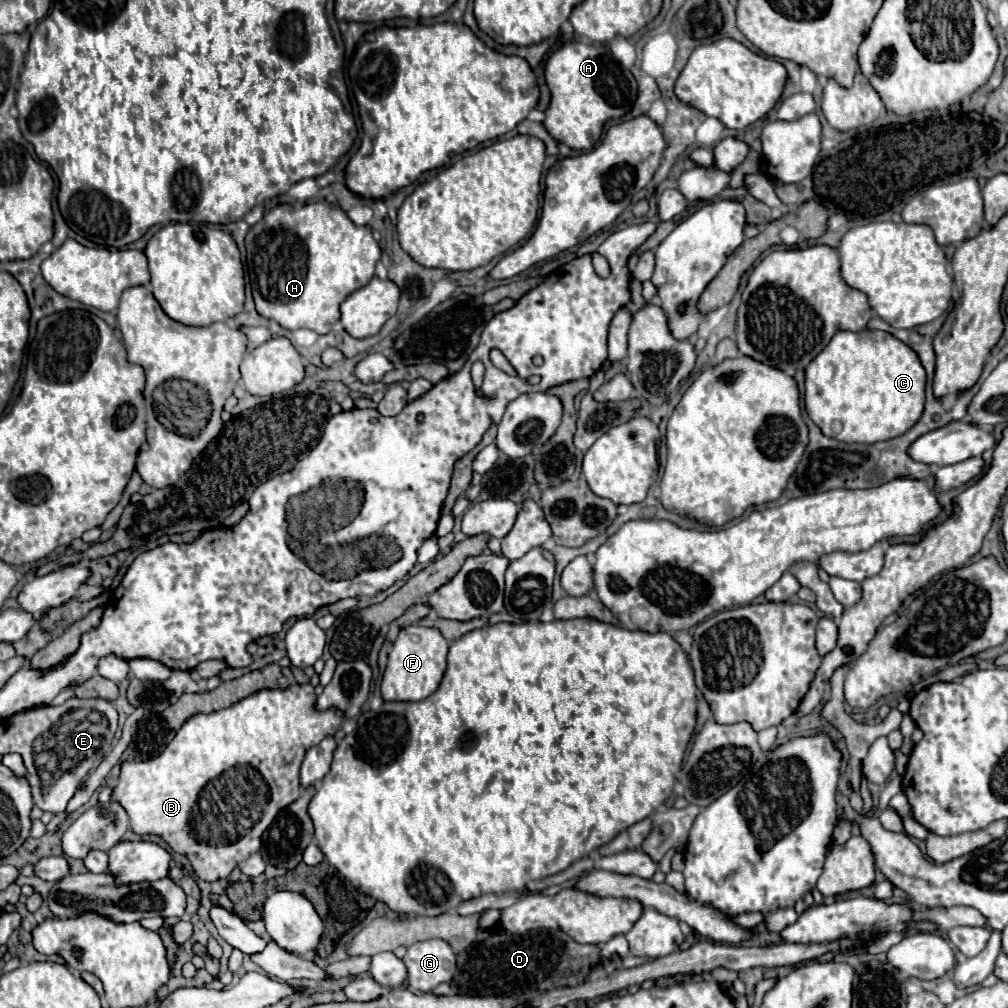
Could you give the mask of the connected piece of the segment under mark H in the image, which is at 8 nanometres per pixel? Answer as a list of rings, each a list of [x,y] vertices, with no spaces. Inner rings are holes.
[[[326,200],[300,206],[280,204],[254,224],[246,234],[246,268],[252,284],[252,296],[260,316],[276,320],[286,330],[308,328],[316,334],[328,334],[340,320],[340,304],[358,288],[364,288],[374,276],[388,279],[388,268],[382,264],[382,248],[372,238],[368,226],[354,226],[346,212],[328,206]]]

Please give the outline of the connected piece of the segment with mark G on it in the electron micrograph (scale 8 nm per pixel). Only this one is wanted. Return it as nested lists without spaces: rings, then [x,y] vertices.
[[[444,940],[416,942],[402,960],[408,968],[408,986],[420,992],[432,992],[438,984],[450,982],[456,970],[456,954]]]

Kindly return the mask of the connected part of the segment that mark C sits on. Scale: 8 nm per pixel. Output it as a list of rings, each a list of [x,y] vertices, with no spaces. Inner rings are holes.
[[[836,332],[830,344],[806,368],[804,406],[812,422],[820,426],[822,434],[828,434],[828,438],[874,444],[880,440],[896,438],[916,424],[924,410],[924,384],[926,372],[918,360],[918,354],[888,332]]]

